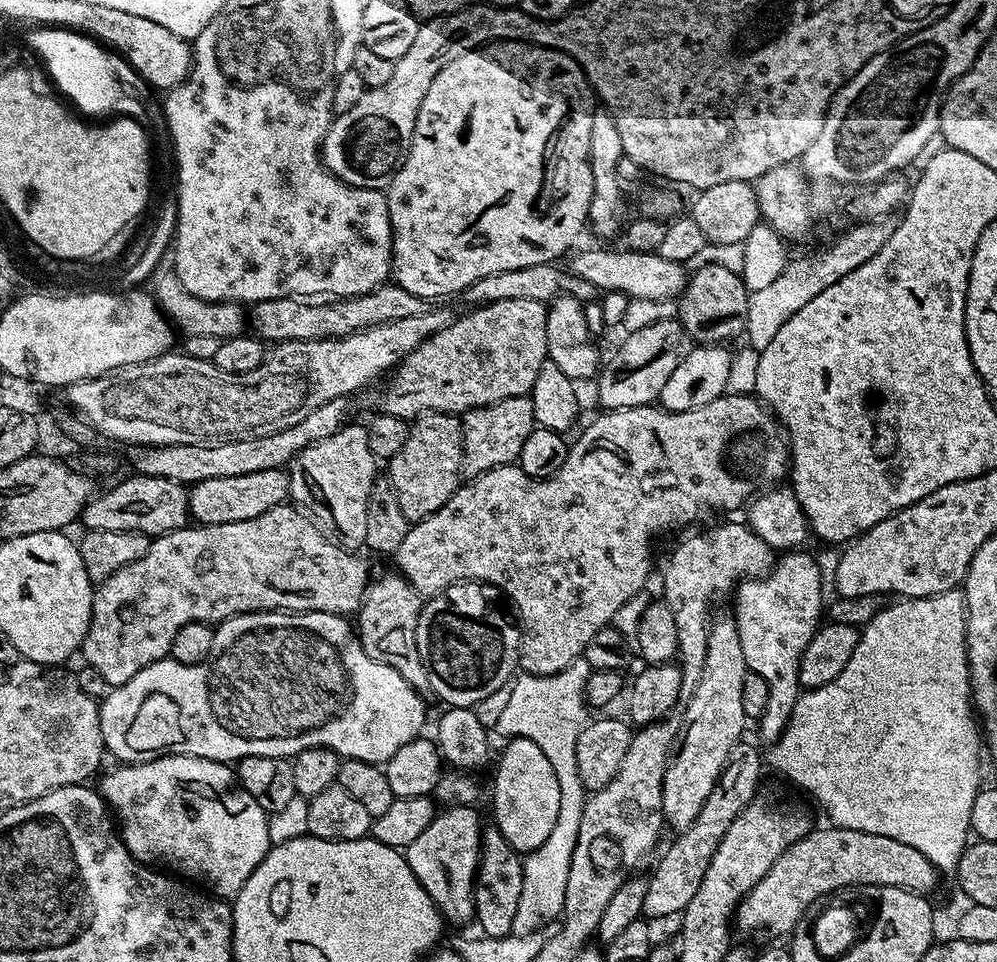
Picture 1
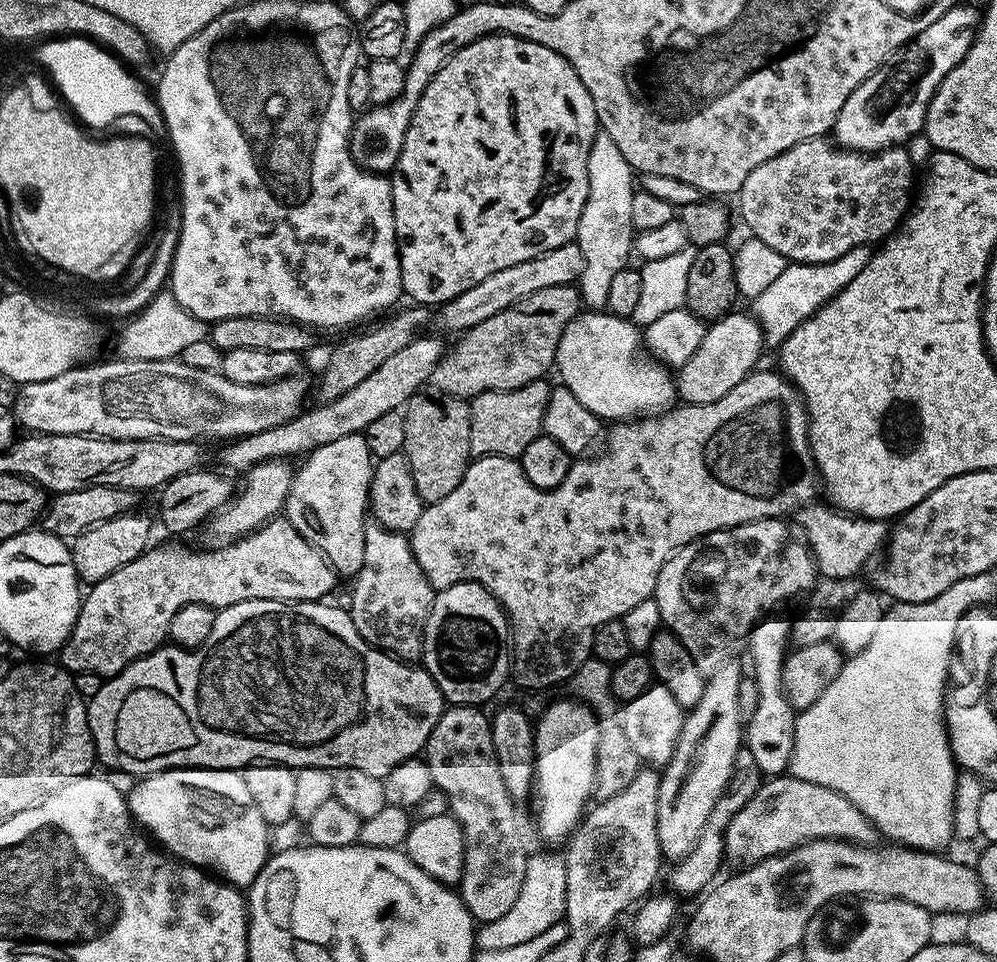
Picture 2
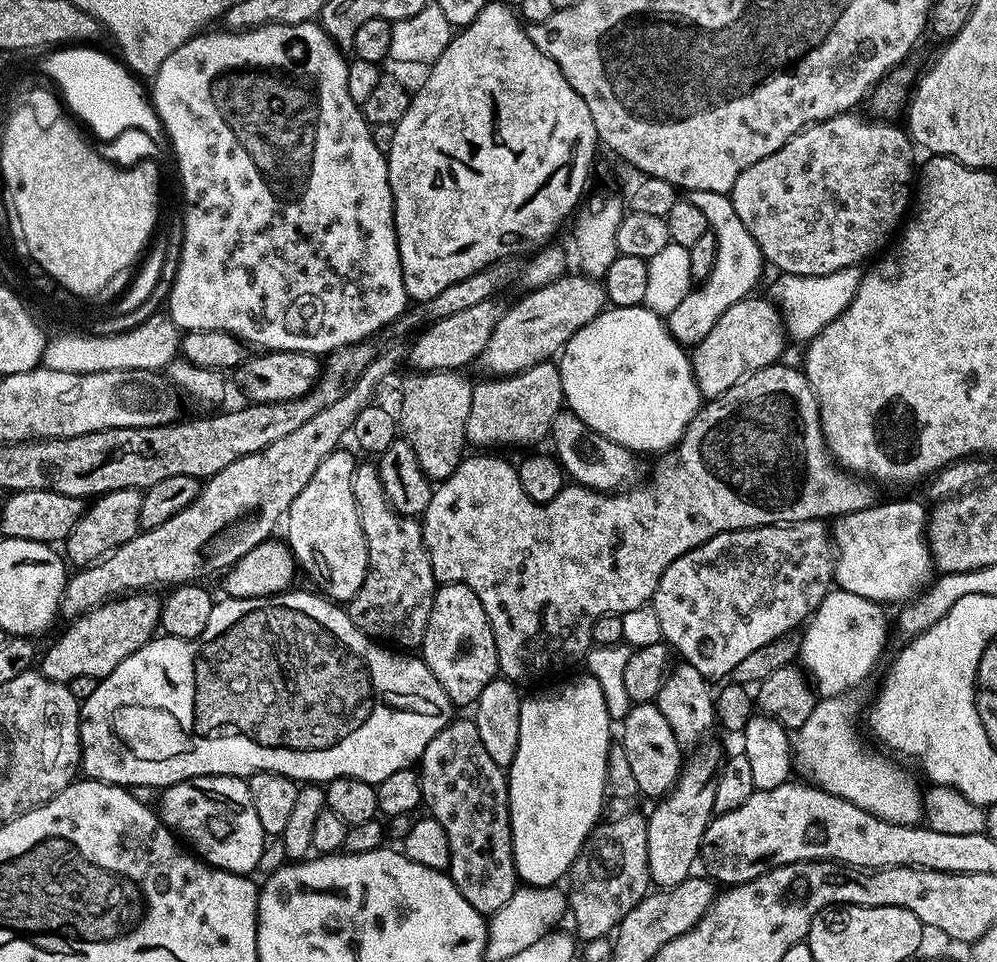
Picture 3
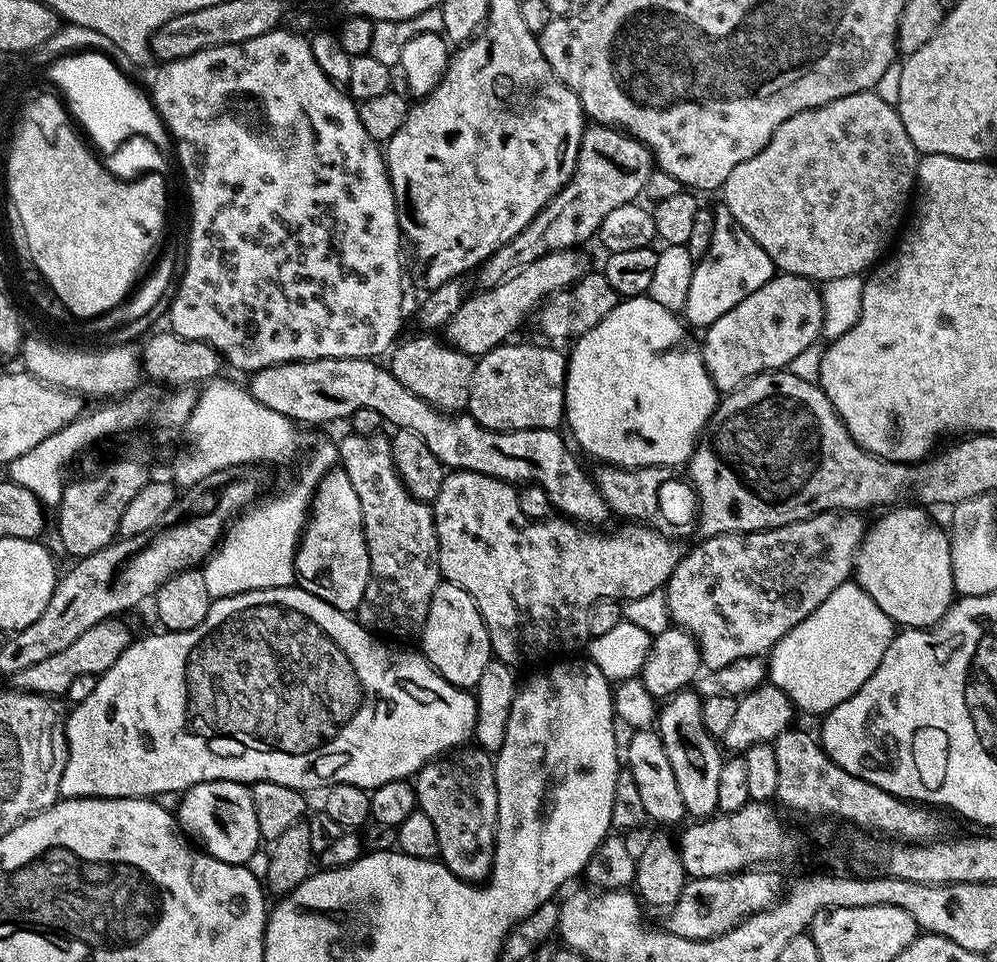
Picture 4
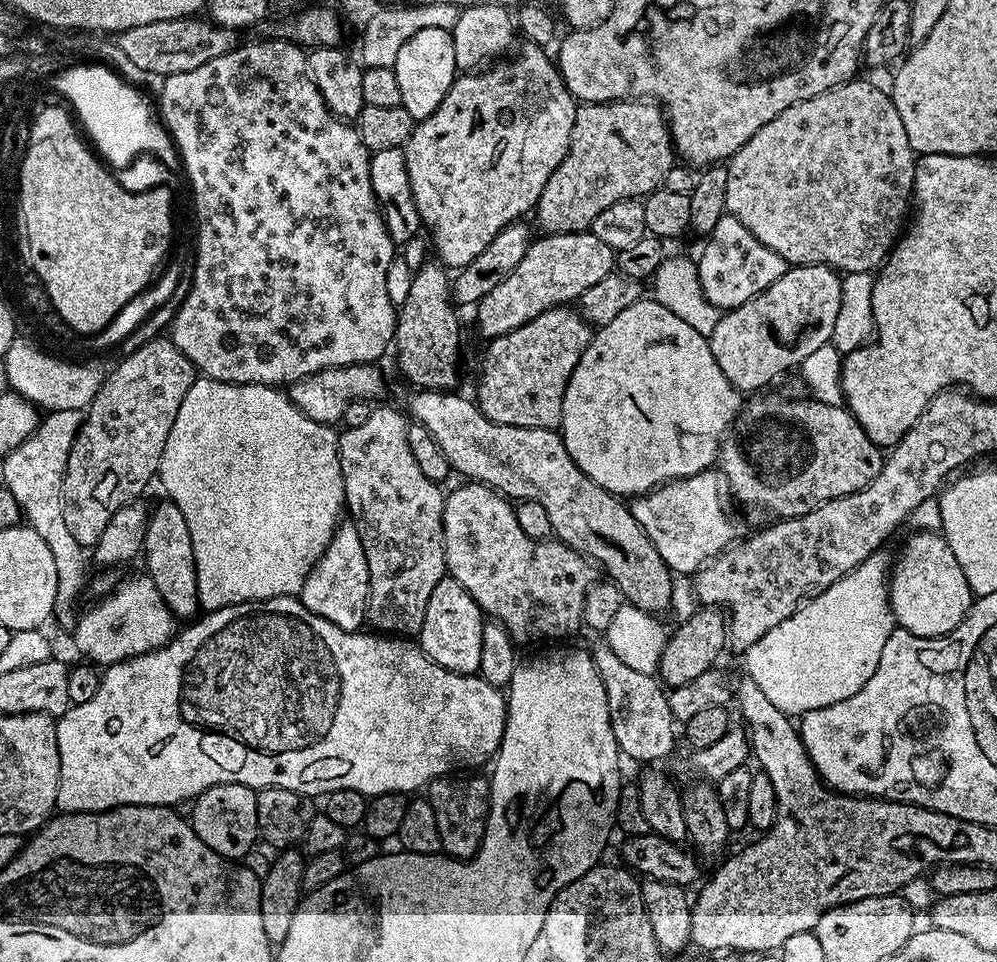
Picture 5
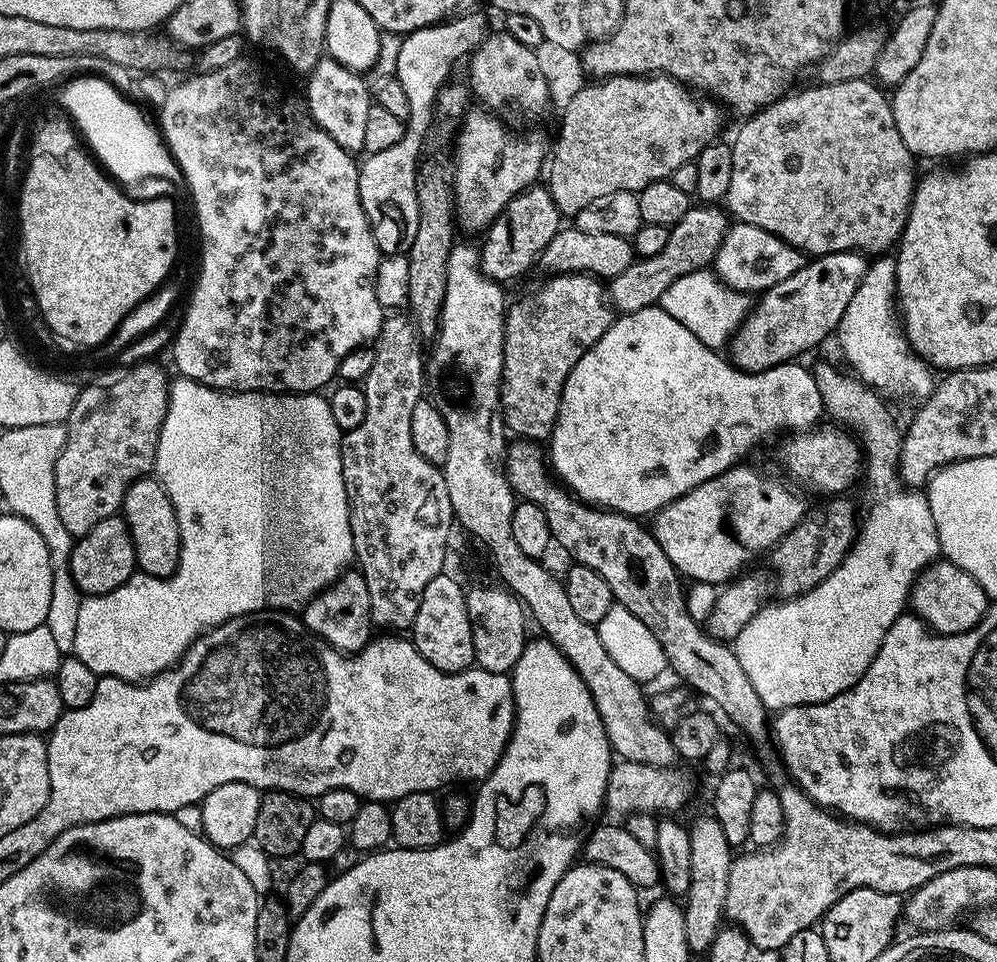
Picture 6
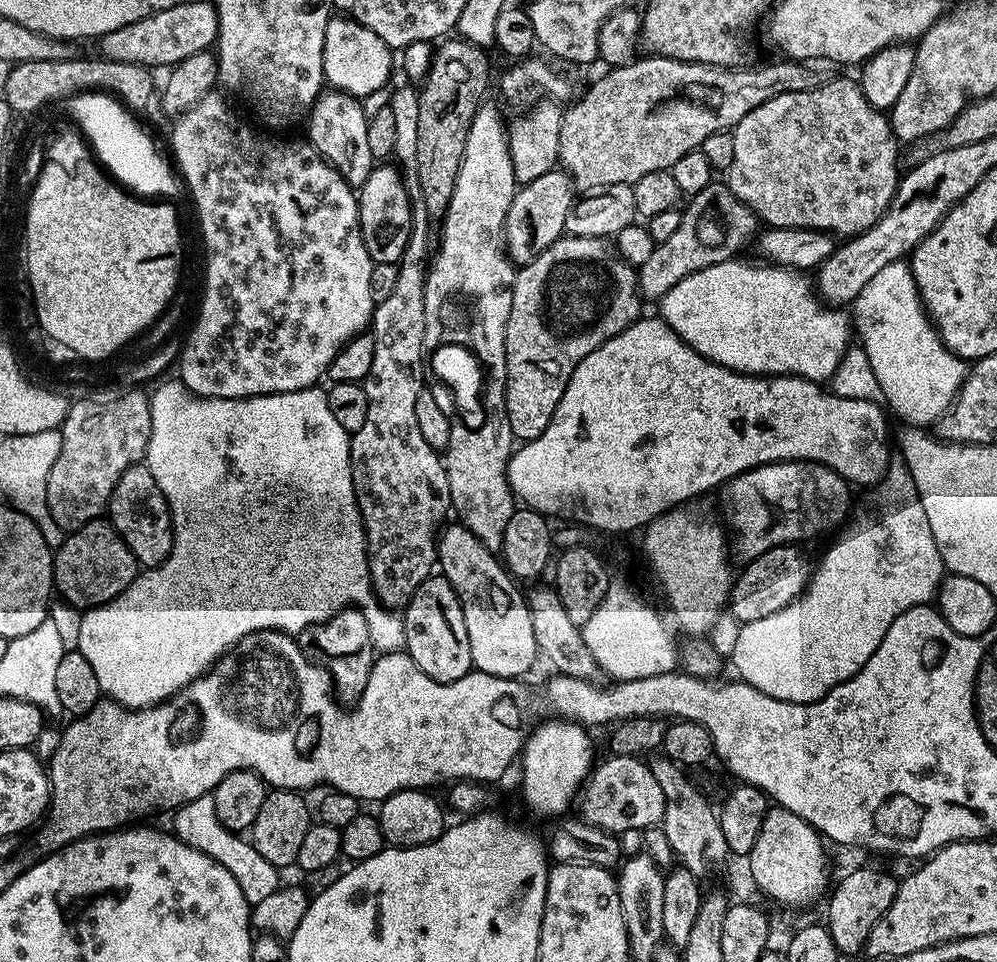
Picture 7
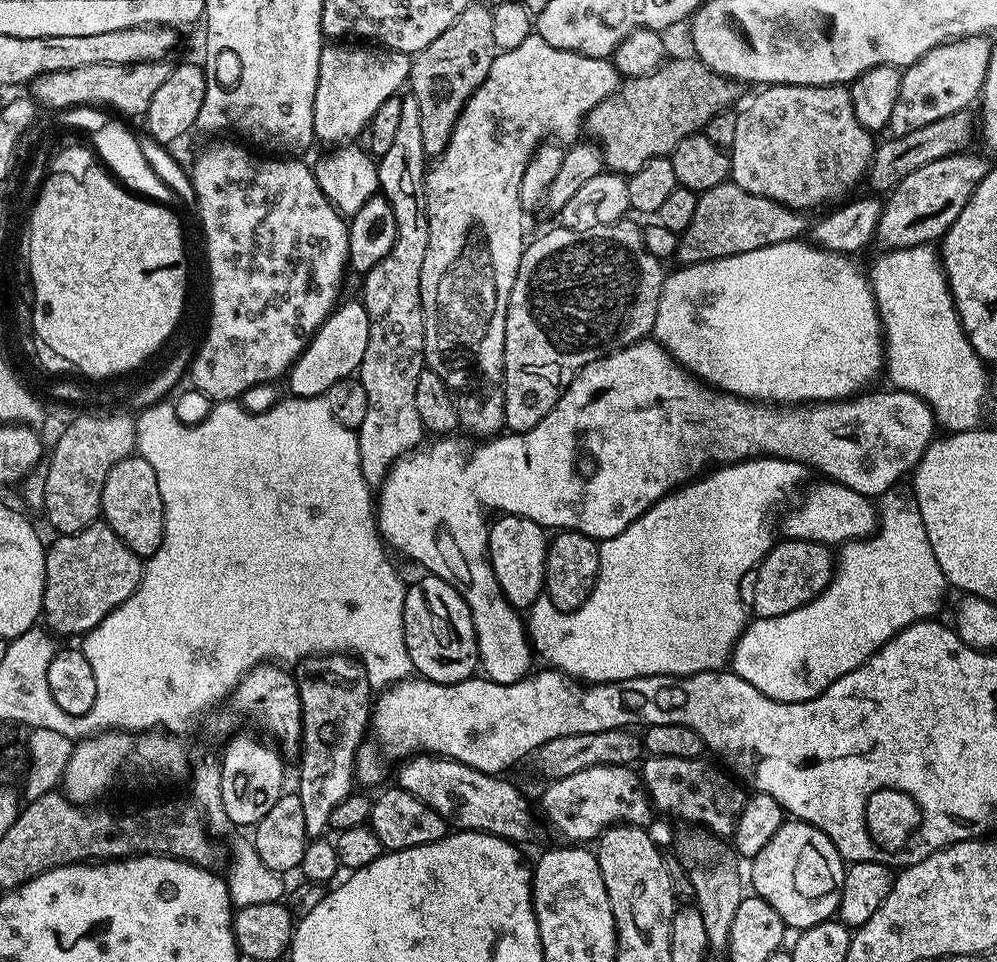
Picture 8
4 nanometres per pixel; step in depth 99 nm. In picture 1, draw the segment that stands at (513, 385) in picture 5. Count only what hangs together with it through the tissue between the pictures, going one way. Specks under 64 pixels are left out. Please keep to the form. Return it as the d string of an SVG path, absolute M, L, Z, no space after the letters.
M531 395L502 398L502 402L494 402L484 408L471 408L463 413L462 423L462 468L469 477L480 476L486 470L503 464L516 464L522 454L522 445L526 443L526 438L530 438L533 428L537 427Z

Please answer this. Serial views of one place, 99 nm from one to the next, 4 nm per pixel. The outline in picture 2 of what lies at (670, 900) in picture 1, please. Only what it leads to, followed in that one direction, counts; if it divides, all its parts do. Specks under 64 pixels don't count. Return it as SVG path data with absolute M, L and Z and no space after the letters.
M746 746L741 747L740 753L736 755L734 770L726 782L724 791L720 793L718 802L714 802L714 810L710 810L710 818L706 822L698 842L690 850L690 854L686 854L681 860L677 860L671 865L672 873L668 876L668 884L673 888L669 889L677 897L692 896L695 892L700 891L703 893L717 879L716 871L725 861L724 831L726 826L730 826L730 818L734 818L734 814L738 814L738 810L742 810L742 806L746 806L746 802L750 802L750 798L754 798L761 783L762 777L758 770L758 762L754 762L754 754L750 754L750 750Z

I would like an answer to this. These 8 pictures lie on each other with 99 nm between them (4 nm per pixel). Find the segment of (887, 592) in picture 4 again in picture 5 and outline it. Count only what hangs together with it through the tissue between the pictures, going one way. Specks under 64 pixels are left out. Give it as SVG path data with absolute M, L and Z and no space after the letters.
M916 530L913 536L900 548L896 556L896 564L891 565L888 581L888 605L892 608L893 621L905 628L910 634L933 640L939 636L948 636L966 618L972 609L974 593L970 582L966 582L966 574L962 574L962 566L958 566L958 558L954 558L954 550L936 530Z

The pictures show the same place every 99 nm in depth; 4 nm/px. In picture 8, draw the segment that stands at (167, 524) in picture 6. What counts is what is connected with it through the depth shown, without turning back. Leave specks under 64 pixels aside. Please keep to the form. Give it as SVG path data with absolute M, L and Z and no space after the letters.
M139 454L122 458L122 462L114 462L110 466L110 474L106 474L106 482L102 486L102 502L100 503L103 523L108 525L134 554L147 558L162 546L164 537L164 507L162 494L158 494L158 474L154 474L154 466L146 462Z

